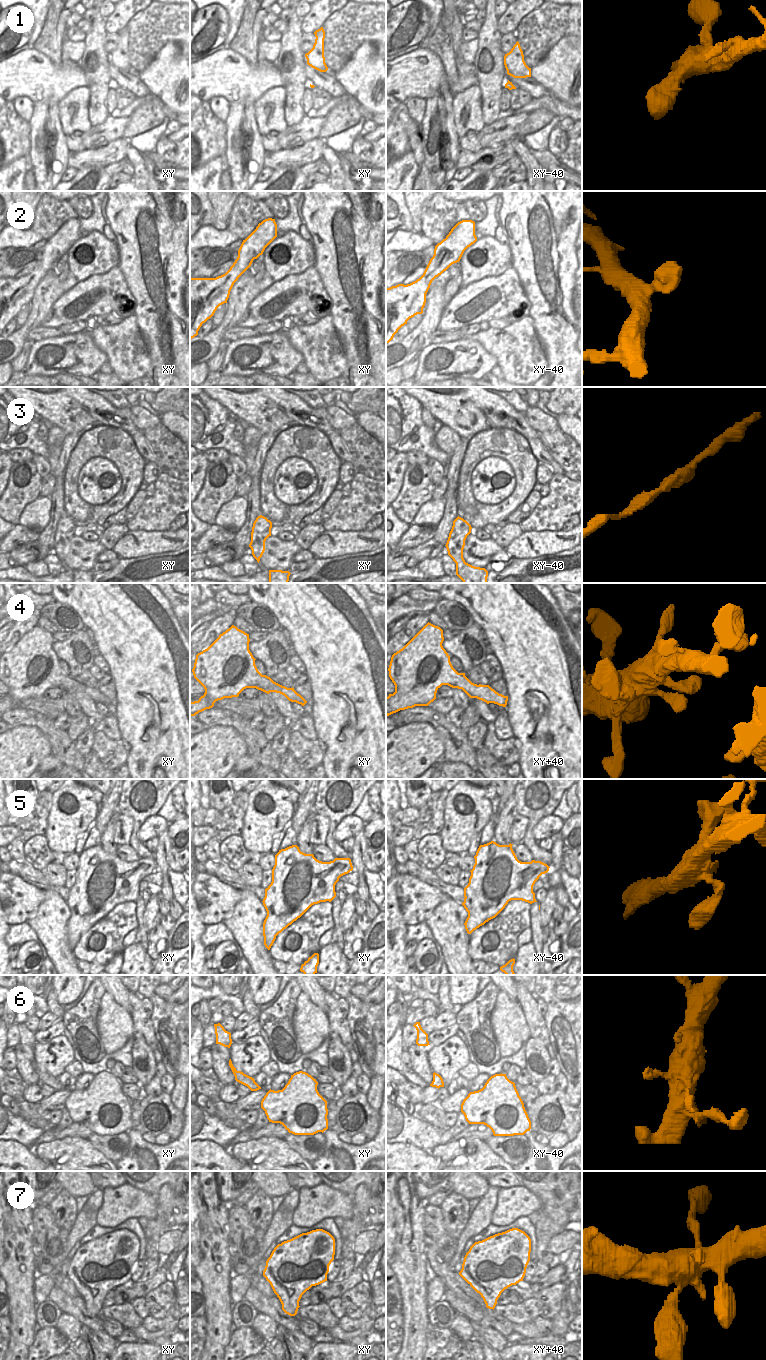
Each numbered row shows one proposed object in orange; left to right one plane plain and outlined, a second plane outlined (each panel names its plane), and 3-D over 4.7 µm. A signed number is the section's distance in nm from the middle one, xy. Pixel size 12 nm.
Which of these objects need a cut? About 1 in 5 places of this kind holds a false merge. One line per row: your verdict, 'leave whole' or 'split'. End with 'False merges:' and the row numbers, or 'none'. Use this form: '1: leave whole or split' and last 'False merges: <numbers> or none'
1: leave whole
2: leave whole
3: leave whole
4: leave whole
5: leave whole
6: leave whole
7: leave whole
False merges: none

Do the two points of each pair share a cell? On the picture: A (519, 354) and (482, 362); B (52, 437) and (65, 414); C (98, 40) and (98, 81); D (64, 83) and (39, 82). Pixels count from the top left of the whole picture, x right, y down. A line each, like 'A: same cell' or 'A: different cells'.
A: different cells
B: different cells
C: same cell
D: same cell

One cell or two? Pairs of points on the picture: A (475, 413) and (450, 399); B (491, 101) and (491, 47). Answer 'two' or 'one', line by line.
A: one
B: one

